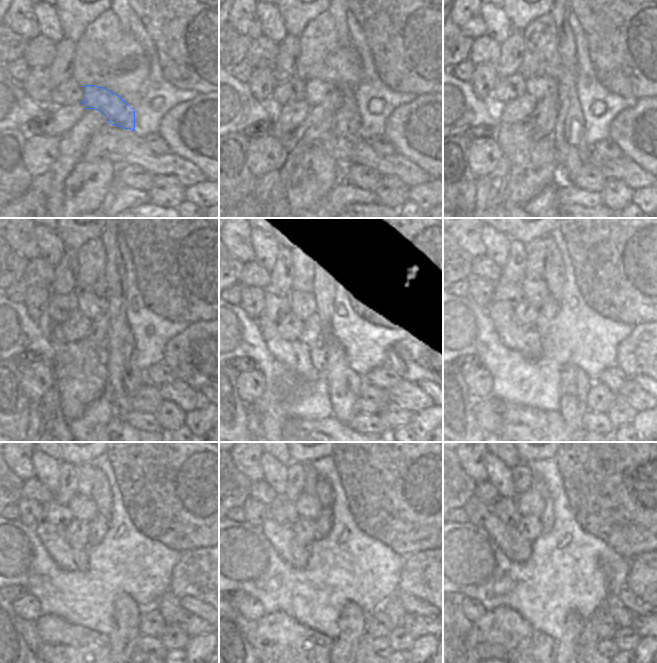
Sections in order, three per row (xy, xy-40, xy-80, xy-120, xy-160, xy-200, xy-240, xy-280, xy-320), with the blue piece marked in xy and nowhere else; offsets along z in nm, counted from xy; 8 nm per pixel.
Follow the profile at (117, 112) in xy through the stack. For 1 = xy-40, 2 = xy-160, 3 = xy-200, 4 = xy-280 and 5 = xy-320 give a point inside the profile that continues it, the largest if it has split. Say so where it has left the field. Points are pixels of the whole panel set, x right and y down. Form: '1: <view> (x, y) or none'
1: xy-40 (317, 91)
2: xy-160 (324, 306)
3: xy-200 (536, 291)
4: xy-280 (308, 506)
5: xy-320 (530, 502)

